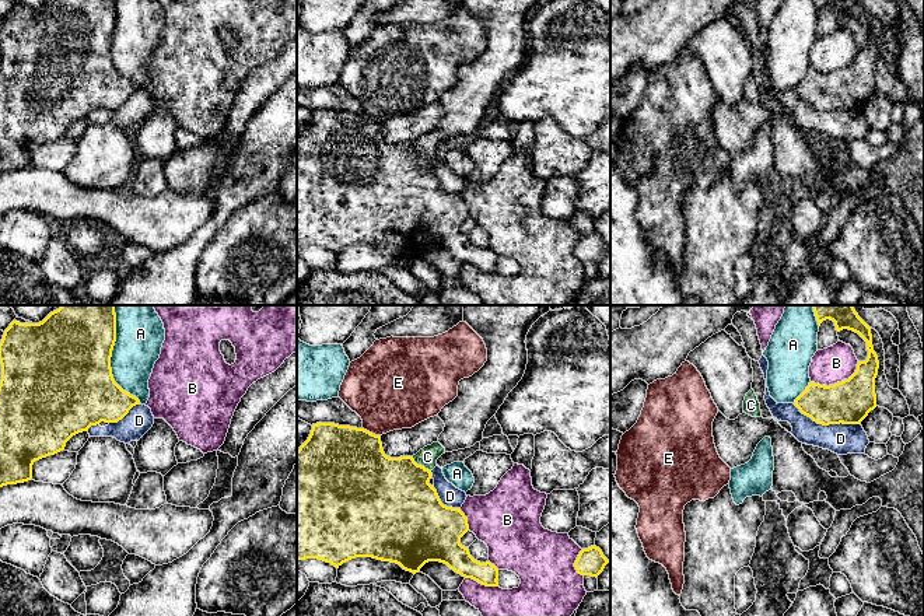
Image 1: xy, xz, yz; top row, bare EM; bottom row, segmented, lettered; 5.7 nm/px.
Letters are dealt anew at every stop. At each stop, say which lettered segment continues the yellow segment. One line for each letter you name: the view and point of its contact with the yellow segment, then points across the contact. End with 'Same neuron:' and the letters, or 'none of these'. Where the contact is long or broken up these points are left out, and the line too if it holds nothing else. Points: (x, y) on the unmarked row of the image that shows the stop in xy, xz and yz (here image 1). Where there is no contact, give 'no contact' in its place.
C: xz (420, 151) | across xz (391, 184), (420, 151), (427, 143)
Same neuron: C

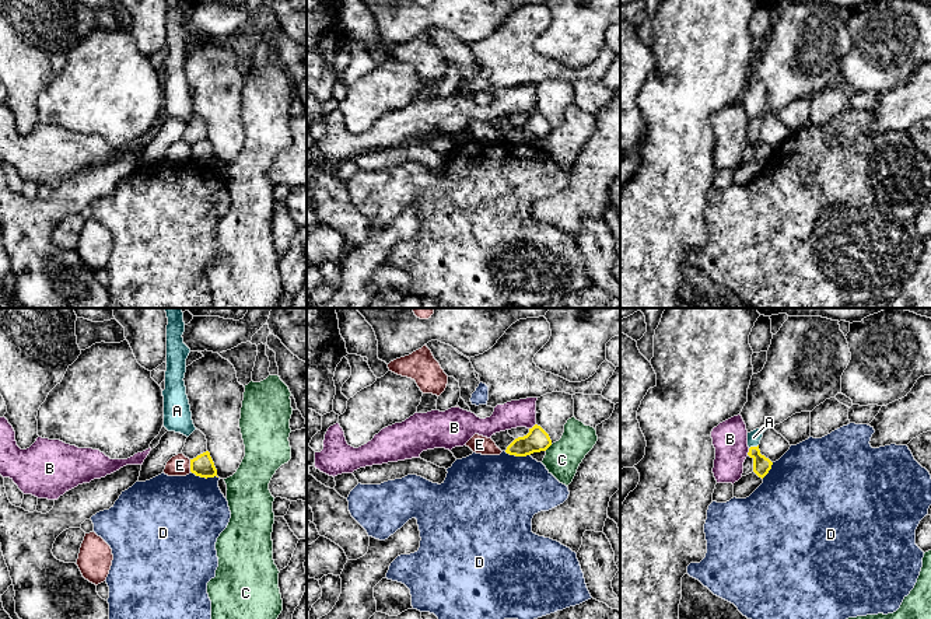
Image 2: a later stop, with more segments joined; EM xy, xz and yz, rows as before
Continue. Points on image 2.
A: yz (753, 133) | across yz (762, 151), (753, 133), (753, 123)
Same neuron: A

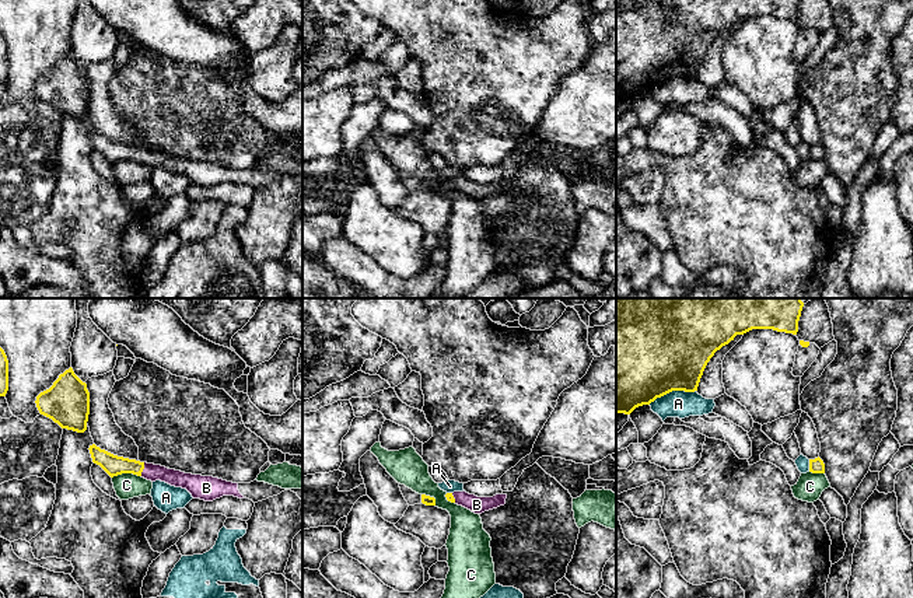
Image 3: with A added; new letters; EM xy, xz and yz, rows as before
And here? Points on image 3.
B: xy (143, 154) | across xy (114, 151), (143, 154), (151, 158)
Same neuron: B

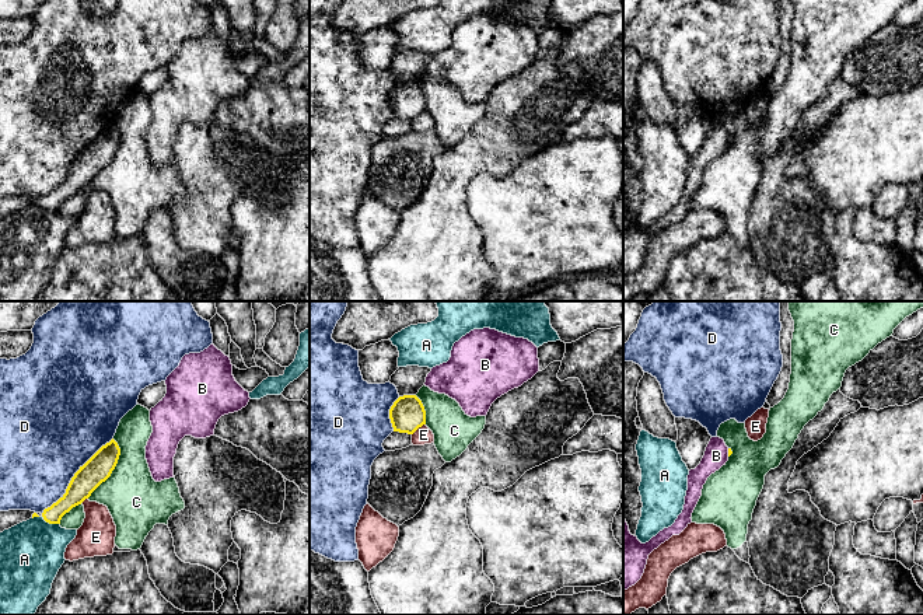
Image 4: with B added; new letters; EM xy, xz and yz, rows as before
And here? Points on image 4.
Same neuron: none of these

